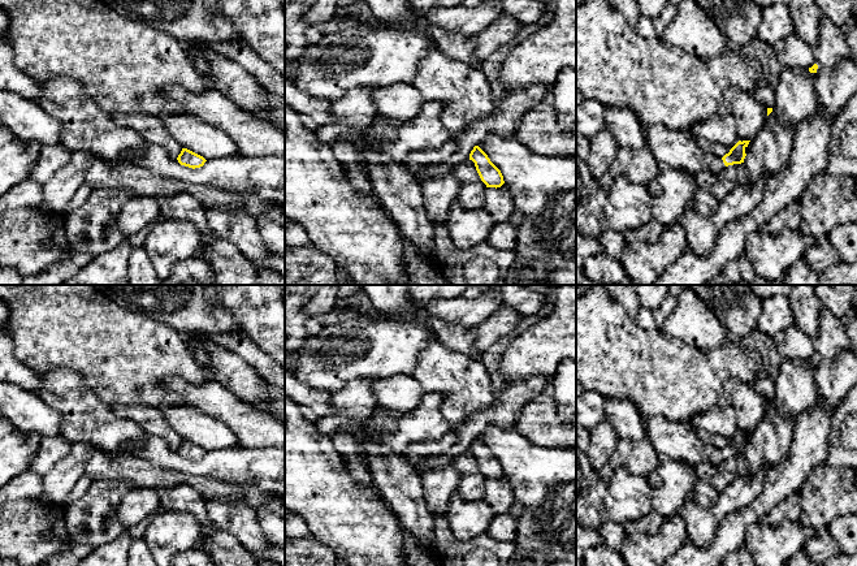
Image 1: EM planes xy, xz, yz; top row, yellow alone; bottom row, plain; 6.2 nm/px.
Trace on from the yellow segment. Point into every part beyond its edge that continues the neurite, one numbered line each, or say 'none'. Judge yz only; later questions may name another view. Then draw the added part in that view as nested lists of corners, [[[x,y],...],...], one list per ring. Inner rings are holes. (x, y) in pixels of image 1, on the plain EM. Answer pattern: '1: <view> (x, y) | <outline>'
1: yz (678, 440) | [[[657,416],[645,420],[645,437],[662,457],[683,461],[692,467],[709,461],[719,466],[724,459],[722,449],[700,438],[692,422],[671,422]]]

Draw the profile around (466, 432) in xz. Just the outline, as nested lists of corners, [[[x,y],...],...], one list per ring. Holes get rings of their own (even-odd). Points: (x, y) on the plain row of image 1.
[[[540,377],[510,384],[502,393],[494,396],[492,403],[475,412],[471,419],[453,427],[456,442],[447,455],[429,457],[417,463],[415,471],[421,475],[428,468],[438,468],[450,463],[450,459],[468,453],[473,438],[489,424],[514,429],[523,407],[544,390],[551,389],[551,383]]]

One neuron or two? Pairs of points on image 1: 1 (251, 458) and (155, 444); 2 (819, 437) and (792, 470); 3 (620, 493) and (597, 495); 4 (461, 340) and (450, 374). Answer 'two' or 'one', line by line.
1: one
2: one
3: two
4: two

